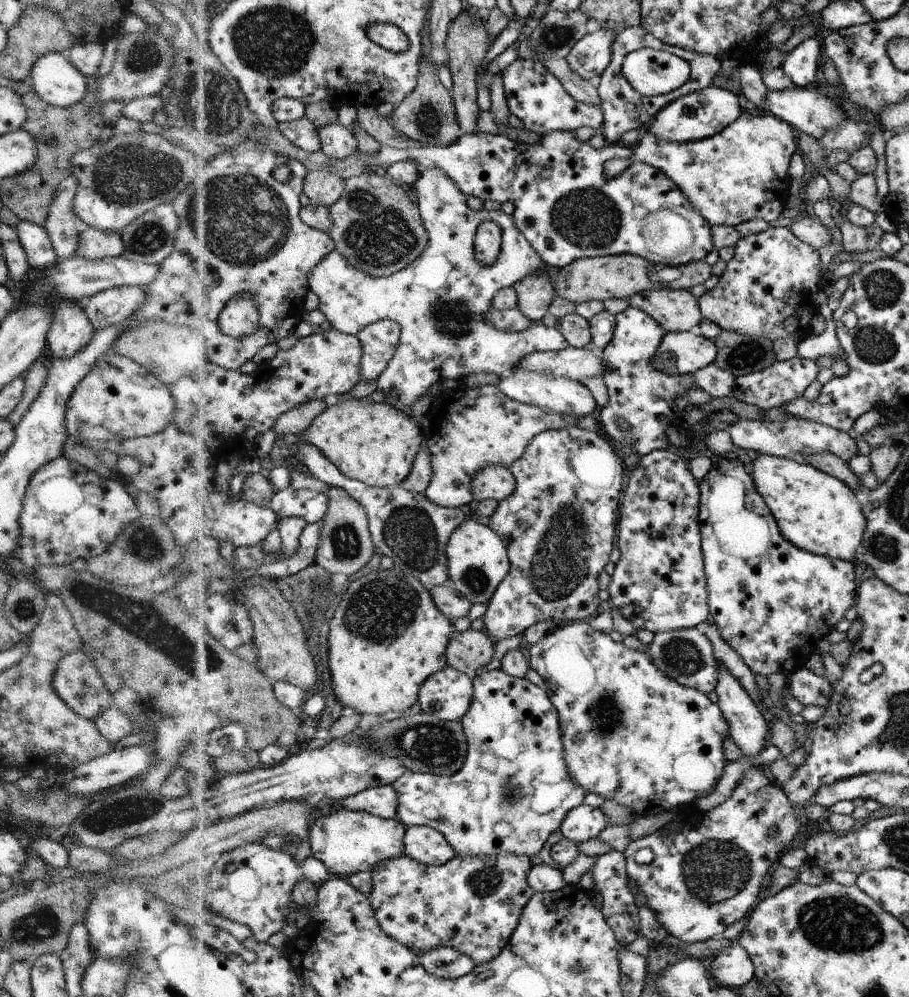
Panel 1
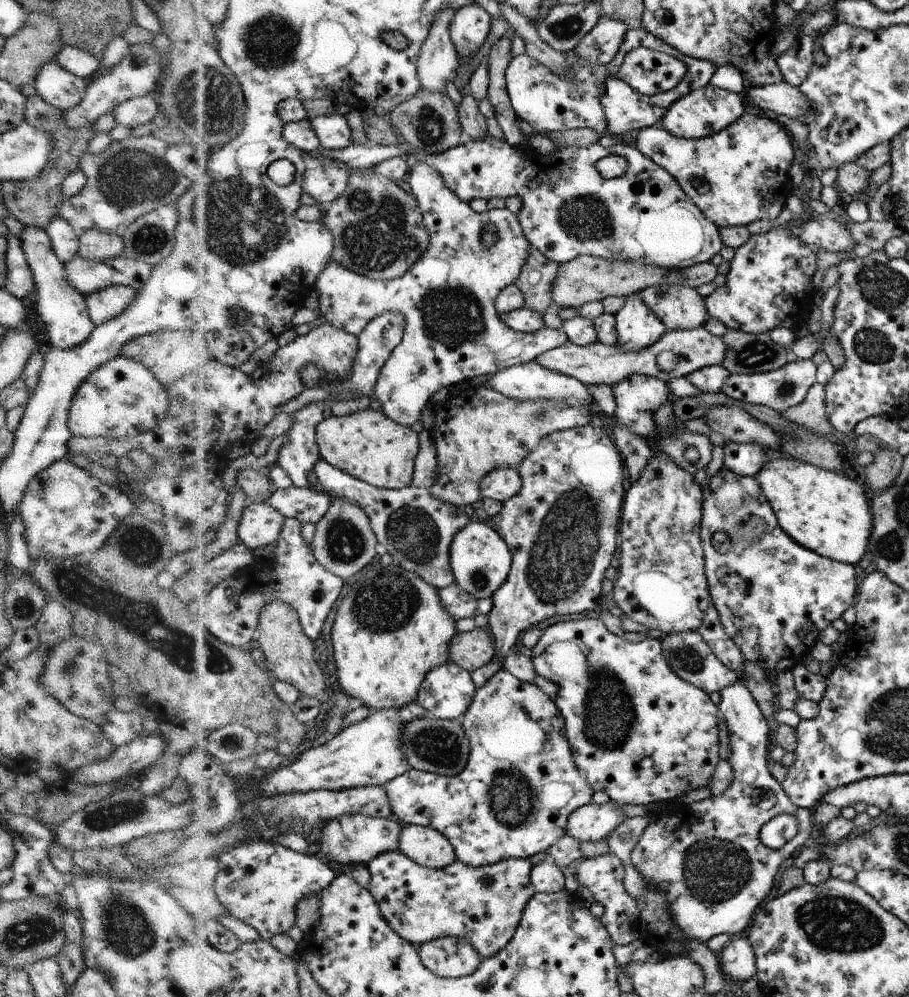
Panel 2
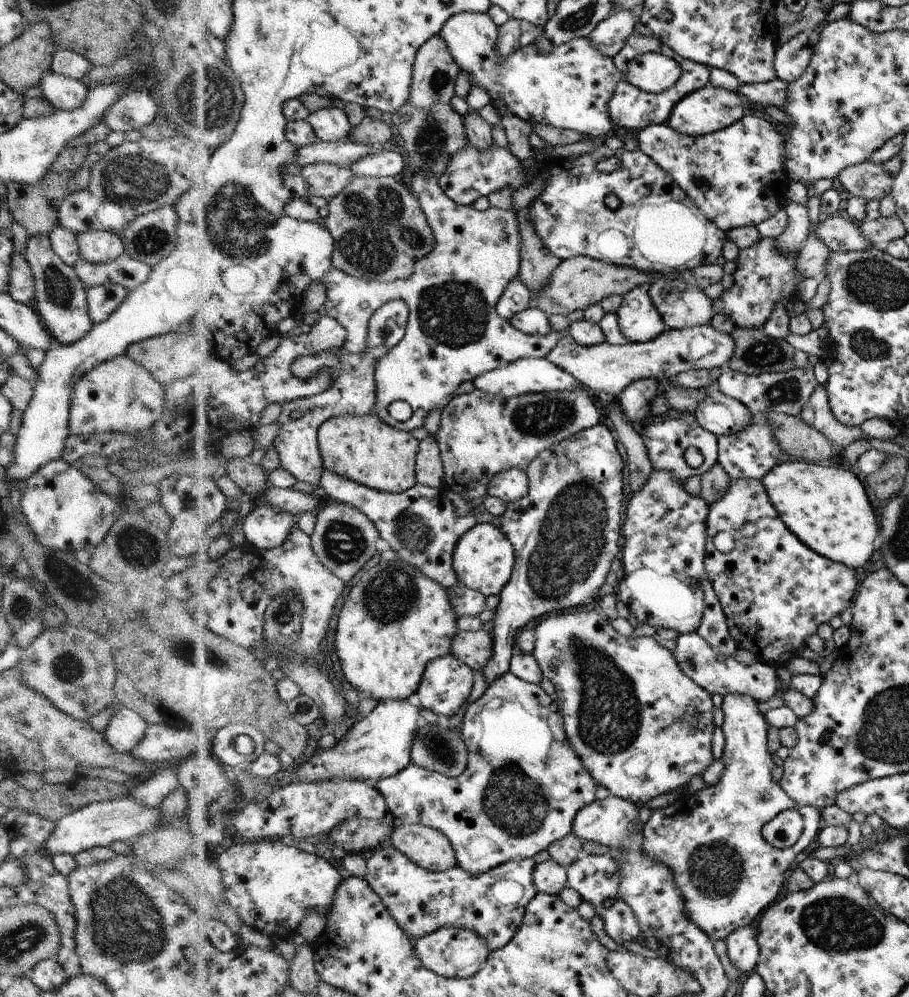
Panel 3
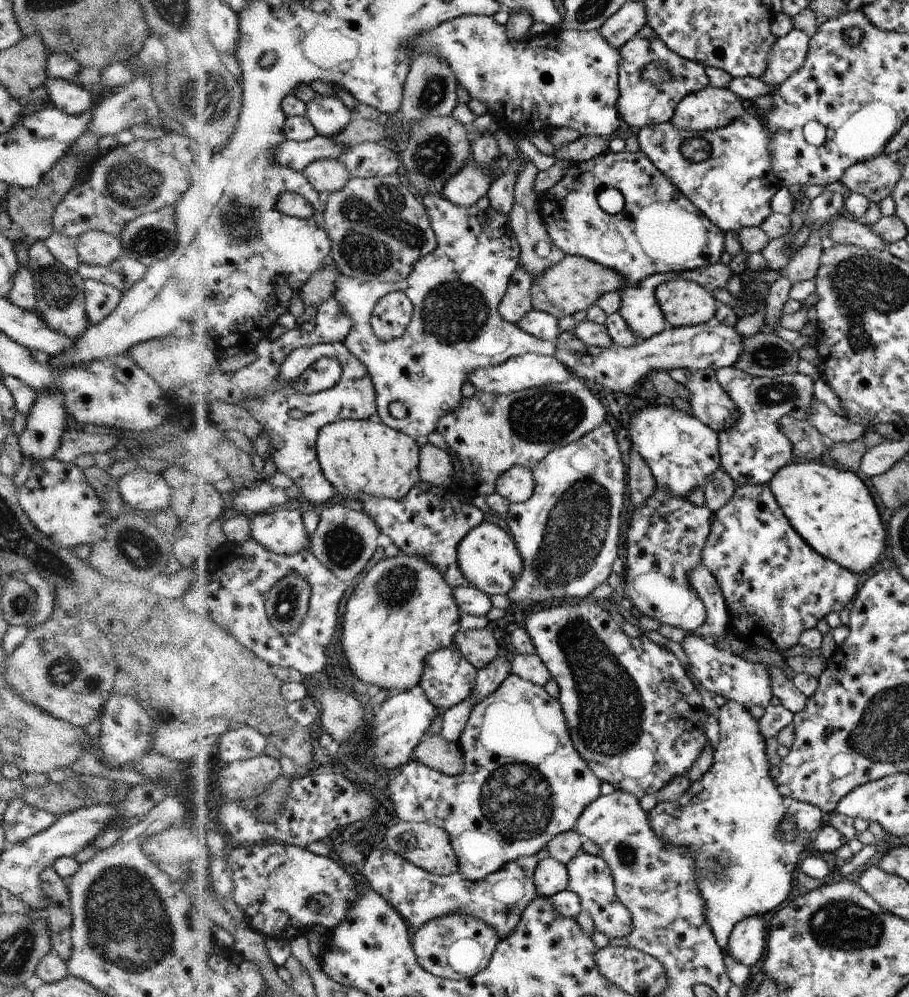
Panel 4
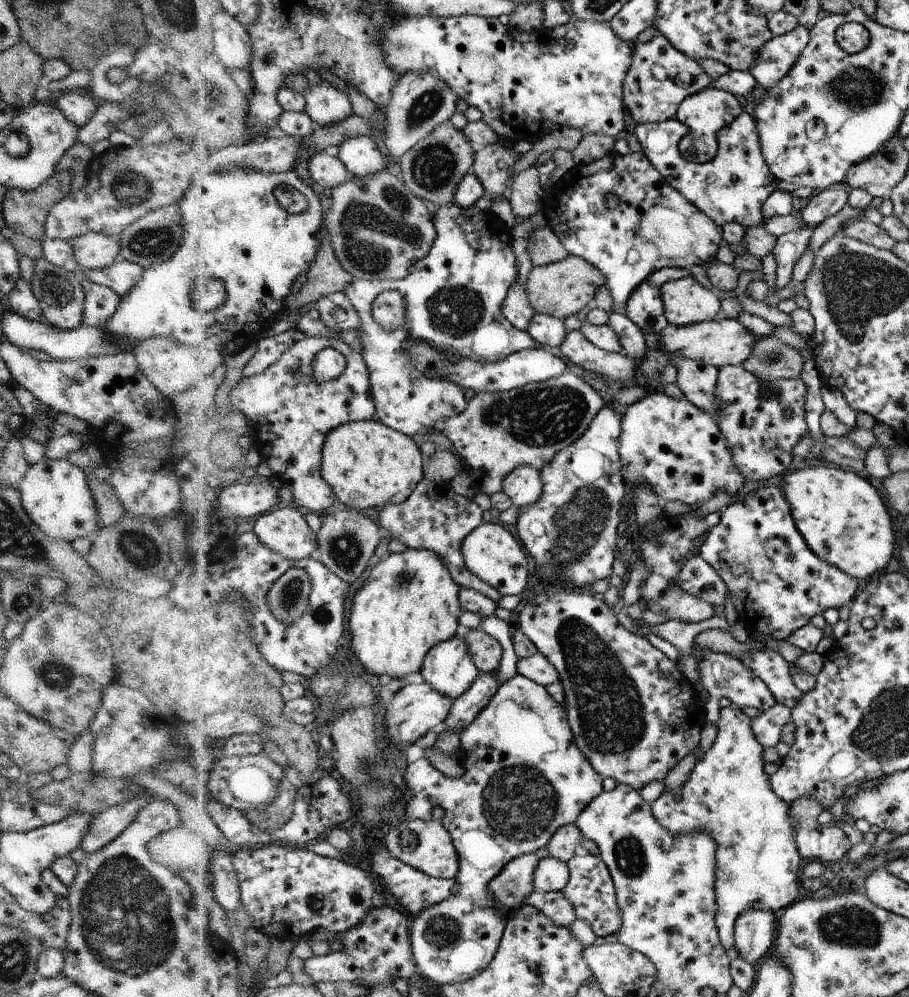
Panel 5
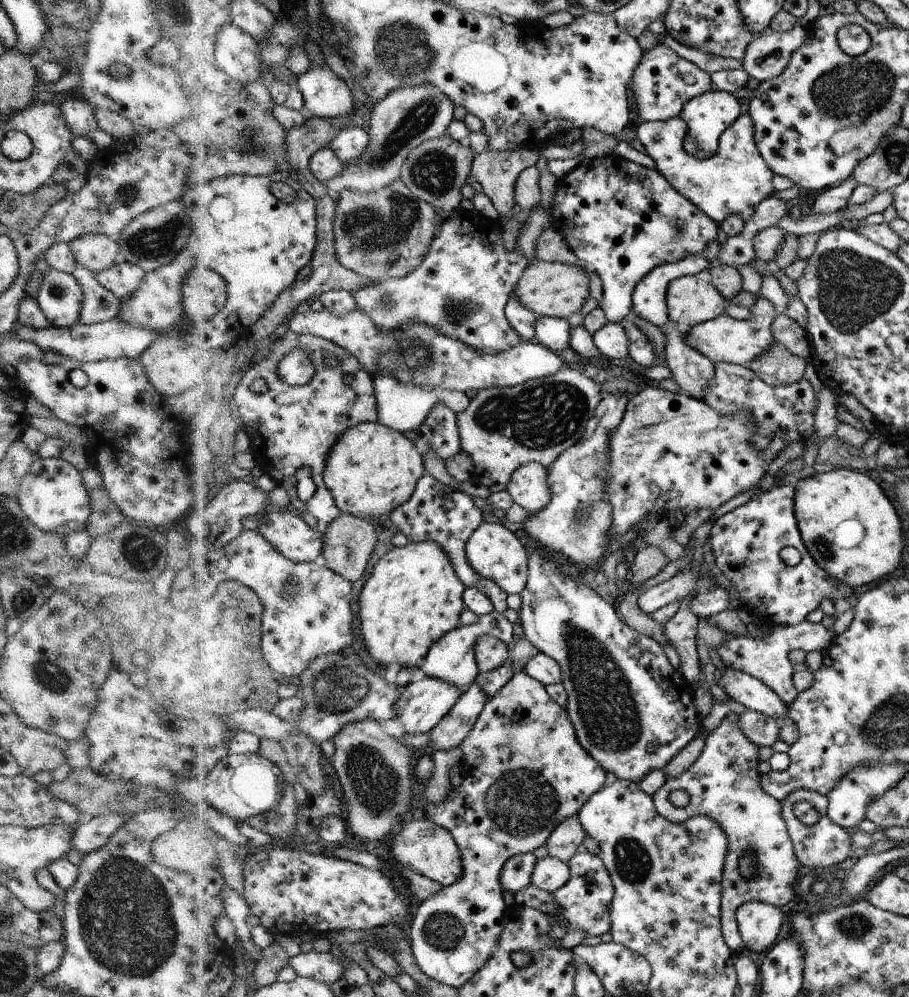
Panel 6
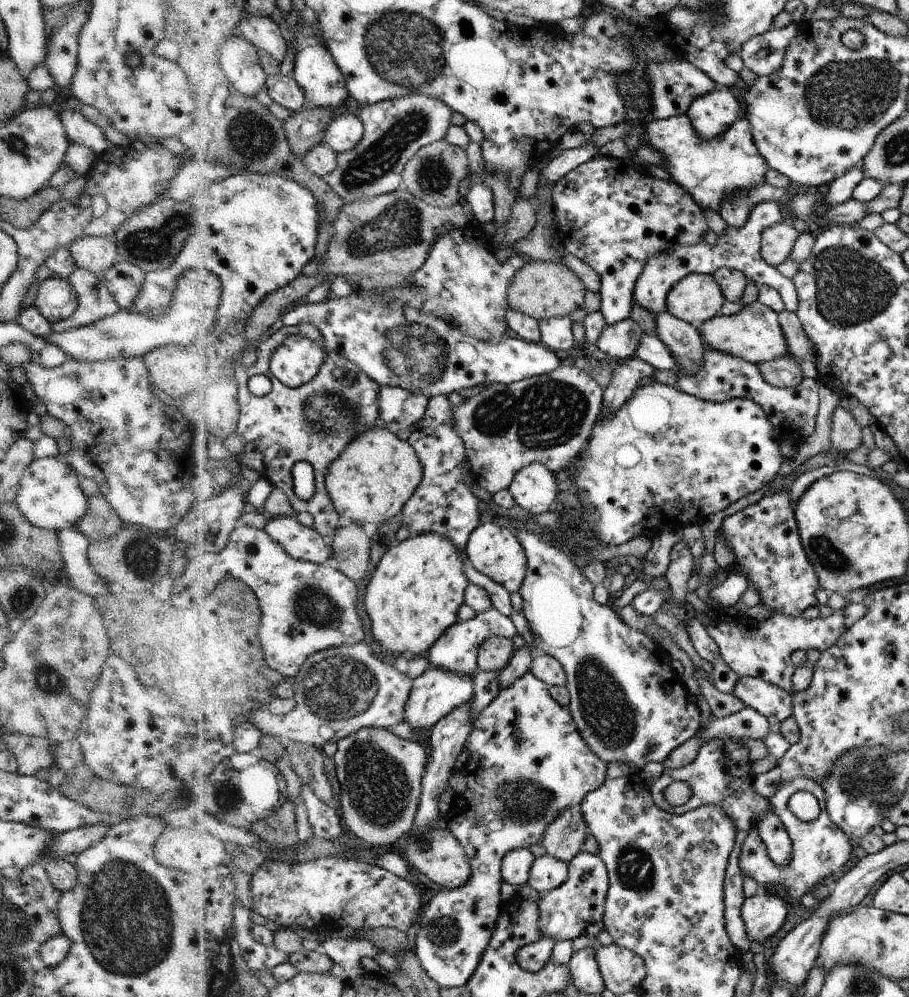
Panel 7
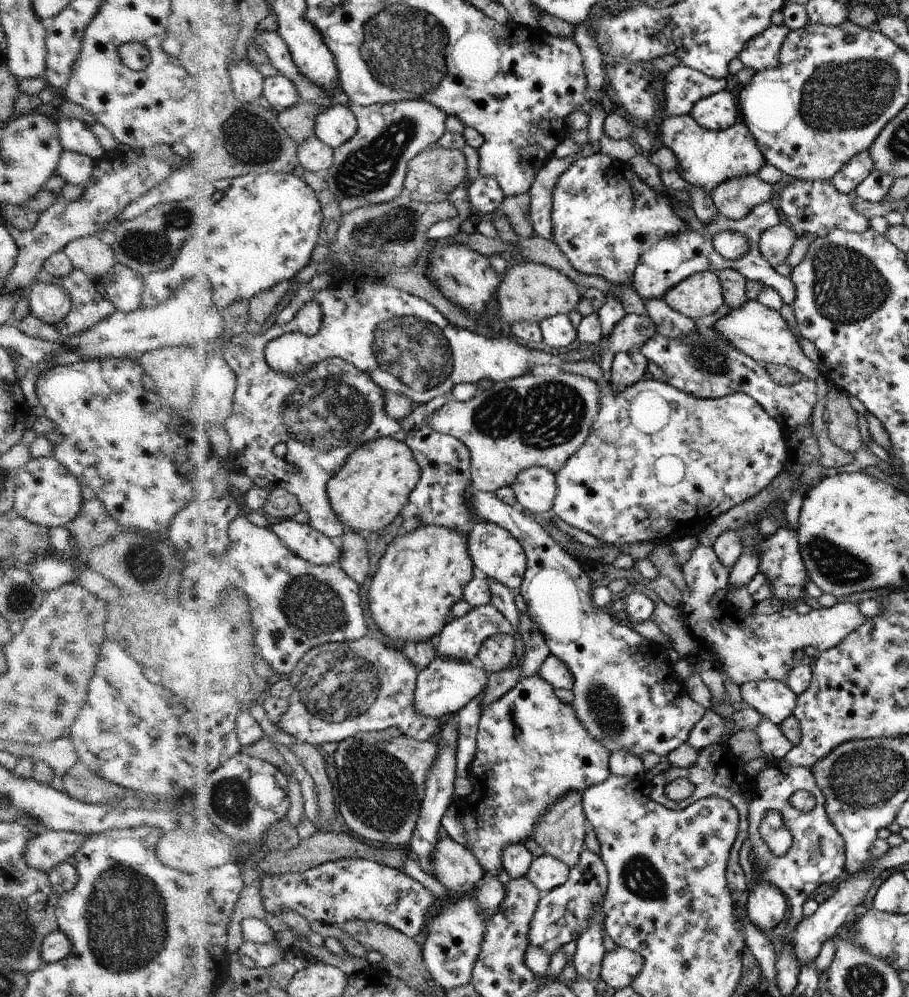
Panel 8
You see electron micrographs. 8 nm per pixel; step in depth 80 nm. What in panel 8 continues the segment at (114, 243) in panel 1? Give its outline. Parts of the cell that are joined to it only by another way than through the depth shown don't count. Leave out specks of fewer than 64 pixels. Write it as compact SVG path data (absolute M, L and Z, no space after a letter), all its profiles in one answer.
M94 234L72 240L64 246L62 252L72 262L73 269L82 270L92 277L104 276L116 264L112 247Z

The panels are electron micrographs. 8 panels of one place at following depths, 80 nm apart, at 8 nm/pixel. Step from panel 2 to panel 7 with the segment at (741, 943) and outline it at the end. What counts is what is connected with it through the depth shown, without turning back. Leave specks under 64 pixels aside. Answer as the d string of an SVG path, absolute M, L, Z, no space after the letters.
M753 890L742 909L744 926L749 940L764 942L772 938L788 916L788 908L779 893L768 890Z

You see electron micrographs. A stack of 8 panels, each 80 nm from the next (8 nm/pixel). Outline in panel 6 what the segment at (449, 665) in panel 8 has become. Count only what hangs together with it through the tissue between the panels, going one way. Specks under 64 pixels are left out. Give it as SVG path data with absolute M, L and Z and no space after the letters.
M426 675L423 680L411 682L404 688L399 719L409 733L432 733L451 713L464 691L460 686Z

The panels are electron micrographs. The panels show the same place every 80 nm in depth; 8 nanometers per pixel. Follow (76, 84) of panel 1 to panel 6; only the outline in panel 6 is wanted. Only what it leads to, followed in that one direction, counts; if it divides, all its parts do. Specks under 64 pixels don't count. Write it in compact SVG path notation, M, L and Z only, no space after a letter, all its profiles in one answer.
M68 98L60 108L68 130L72 132L73 137L88 136L98 151L111 147L114 143L113 135L102 129L94 118L94 107L88 105L86 101Z

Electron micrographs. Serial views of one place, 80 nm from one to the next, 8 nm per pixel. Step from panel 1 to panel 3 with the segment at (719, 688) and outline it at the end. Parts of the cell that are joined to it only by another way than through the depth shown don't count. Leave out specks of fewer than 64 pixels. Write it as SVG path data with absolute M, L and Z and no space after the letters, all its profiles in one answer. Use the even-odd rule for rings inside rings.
M730 694L724 697L722 702L724 722L724 752L722 752L722 763L724 770L720 780L713 785L707 785L704 790L696 792L696 795L684 808L674 803L664 806L660 810L654 810L648 822L643 826L644 854L652 860L658 860L666 864L672 874L674 883L684 894L684 914L700 926L708 934L712 941L727 939L742 926L753 925L760 915L774 902L778 901L778 892L782 896L782 882L788 866L794 862L794 858L808 848L808 844L818 834L818 822L820 814L814 806L800 806L790 795L772 779L772 756L766 746L766 734L768 734L767 720L760 714L758 704L750 696L742 694ZM787 809L796 809L803 819L803 828L800 839L789 848L776 848L768 844L762 838L762 828L774 820L776 816Z

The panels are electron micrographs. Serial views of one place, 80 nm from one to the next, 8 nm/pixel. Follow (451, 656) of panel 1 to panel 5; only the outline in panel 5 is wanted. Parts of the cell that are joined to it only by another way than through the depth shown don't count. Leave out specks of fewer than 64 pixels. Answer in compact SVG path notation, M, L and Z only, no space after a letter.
M480 629L461 632L468 644L470 659L476 664L479 673L490 674L497 671L503 654L498 640Z

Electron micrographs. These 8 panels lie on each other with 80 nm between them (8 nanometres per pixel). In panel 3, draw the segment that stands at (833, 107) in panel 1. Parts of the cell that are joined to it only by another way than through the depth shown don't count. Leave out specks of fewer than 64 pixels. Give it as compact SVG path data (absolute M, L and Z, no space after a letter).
M779 79L764 83L741 83L738 94L746 96L754 104L782 109L788 100L788 83Z

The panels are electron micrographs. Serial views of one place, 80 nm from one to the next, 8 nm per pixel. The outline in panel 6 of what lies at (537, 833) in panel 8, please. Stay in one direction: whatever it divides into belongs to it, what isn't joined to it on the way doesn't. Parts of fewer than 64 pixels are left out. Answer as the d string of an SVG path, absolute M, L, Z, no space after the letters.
M570 816L552 830L545 847L550 857L558 858L567 864L577 854L578 847L583 844L586 836L578 816Z

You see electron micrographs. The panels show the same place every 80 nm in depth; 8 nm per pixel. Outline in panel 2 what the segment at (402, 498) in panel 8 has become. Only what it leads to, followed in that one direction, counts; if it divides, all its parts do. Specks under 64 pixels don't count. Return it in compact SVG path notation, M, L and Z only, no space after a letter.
M368 407L346 416L329 414L319 424L318 438L323 458L352 474L353 477L365 480L381 489L401 489L413 484L417 458L422 449L421 434L411 426L390 418L382 407L377 410Z

